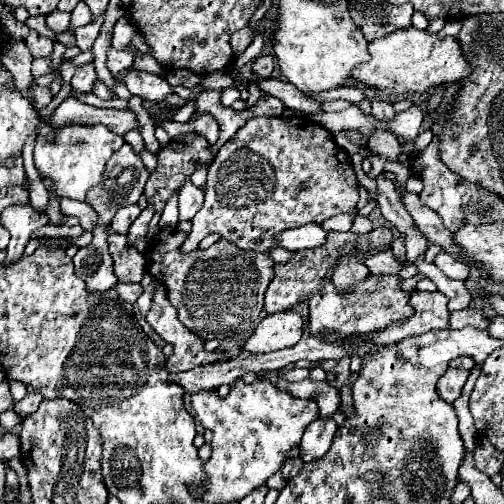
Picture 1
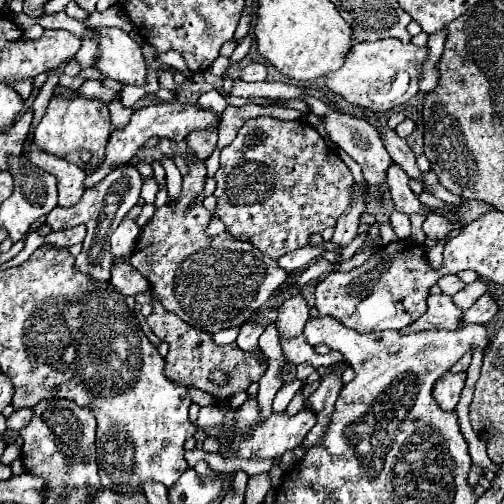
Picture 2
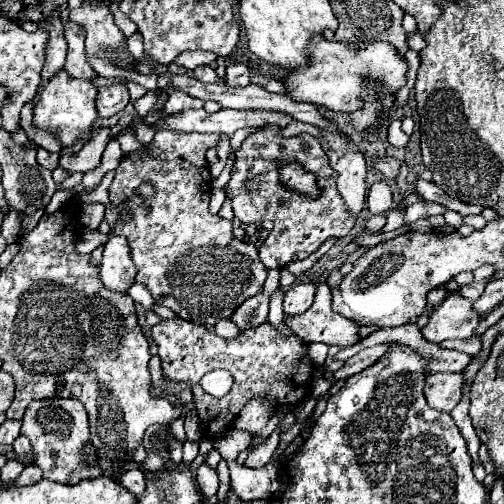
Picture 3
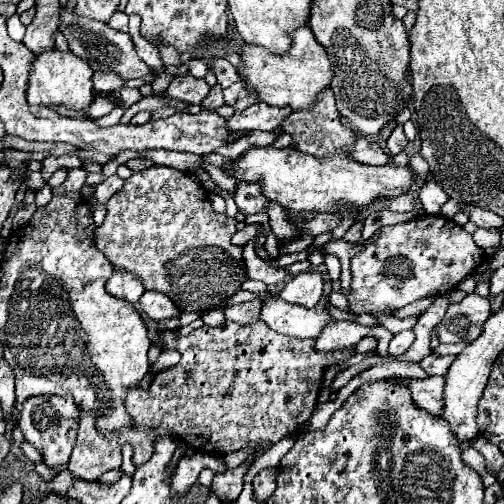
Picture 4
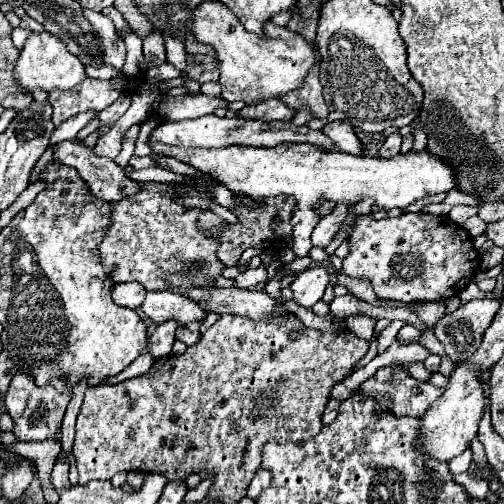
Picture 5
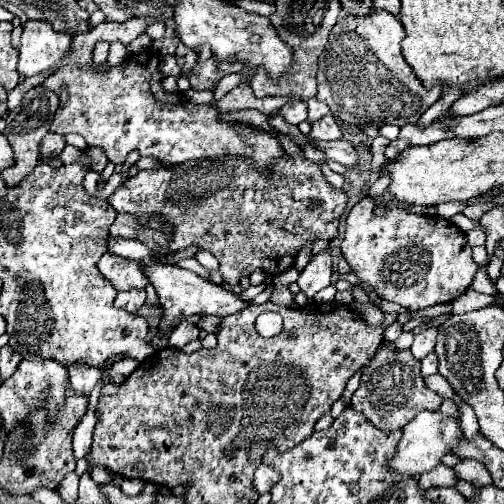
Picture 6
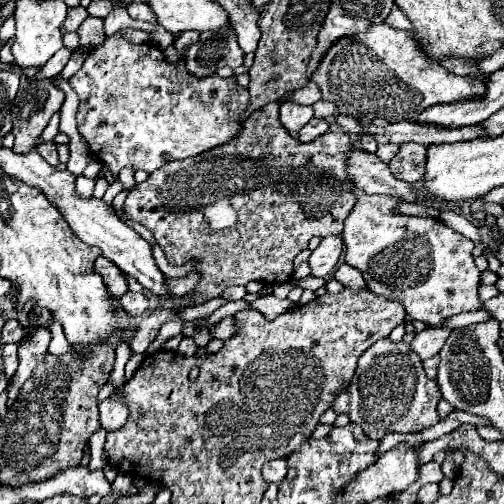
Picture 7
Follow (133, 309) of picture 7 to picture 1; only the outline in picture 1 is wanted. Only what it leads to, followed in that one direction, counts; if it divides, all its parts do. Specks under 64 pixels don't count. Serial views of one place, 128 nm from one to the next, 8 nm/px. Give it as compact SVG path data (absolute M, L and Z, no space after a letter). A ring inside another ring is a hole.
M126 204L126 206L118 208L116 216L112 218L112 228L114 228L116 232L120 232L120 234L126 234L128 228L130 228L130 224L138 218L140 212L142 212L142 210L140 210L138 204Z

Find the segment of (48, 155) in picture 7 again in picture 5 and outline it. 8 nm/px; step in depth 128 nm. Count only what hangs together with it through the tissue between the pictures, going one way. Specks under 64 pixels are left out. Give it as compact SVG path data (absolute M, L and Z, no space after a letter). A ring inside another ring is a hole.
M82 112L82 114L76 114L76 116L72 116L70 120L66 120L66 122L62 122L56 130L54 130L54 134L52 134L52 138L50 138L50 146L54 146L54 142L64 142L64 140L74 140L76 138L76 134L92 120L92 118L96 118L98 116L98 112Z

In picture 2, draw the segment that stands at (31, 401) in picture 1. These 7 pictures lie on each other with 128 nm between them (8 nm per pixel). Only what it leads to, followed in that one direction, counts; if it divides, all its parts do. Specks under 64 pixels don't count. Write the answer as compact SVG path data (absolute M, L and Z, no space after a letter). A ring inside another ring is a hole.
M20 408L6 420L6 424L10 430L22 430L32 420L32 414L34 414L32 408Z

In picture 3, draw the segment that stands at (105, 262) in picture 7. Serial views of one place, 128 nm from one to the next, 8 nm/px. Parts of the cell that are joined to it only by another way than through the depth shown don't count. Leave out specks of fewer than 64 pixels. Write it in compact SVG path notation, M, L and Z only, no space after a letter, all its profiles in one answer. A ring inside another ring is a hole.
M156 132L156 138L142 150L126 154L118 168L114 170L114 182L110 186L110 200L114 206L122 206L126 198L138 192L138 184L152 182L156 186L154 198L146 198L140 208L132 208L132 218L122 224L116 222L112 234L122 234L128 238L134 266L138 268L136 280L144 284L152 298L176 312L182 320L204 324L208 328L216 326L220 320L232 320L234 310L250 296L264 290L268 278L268 268L258 256L258 248L250 242L240 242L234 238L232 222L220 220L208 212L210 202L210 172L206 162L206 150L216 146L220 136L216 134L178 134L178 132Z

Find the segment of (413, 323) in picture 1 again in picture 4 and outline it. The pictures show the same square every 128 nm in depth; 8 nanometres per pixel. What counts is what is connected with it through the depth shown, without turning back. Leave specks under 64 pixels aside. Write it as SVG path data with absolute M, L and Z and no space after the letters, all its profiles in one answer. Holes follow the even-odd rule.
M476 292L466 294L462 302L448 306L442 322L438 324L438 340L442 344L476 340L490 314L488 298L482 298Z

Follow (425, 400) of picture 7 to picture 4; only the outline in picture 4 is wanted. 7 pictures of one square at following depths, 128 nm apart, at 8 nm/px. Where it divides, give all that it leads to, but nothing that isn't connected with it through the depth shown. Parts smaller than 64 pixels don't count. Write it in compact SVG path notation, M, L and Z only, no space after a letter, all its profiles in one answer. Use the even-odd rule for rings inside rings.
M428 376L424 380L402 380L412 390L416 404L432 414L444 410L444 376Z

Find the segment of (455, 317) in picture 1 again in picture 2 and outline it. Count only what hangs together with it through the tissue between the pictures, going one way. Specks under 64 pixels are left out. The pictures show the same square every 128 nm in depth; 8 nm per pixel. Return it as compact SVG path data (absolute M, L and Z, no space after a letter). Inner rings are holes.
M484 294L480 296L472 308L468 308L464 314L462 314L462 322L464 324L488 324L492 320L492 316L498 312L496 308L496 300L492 294Z

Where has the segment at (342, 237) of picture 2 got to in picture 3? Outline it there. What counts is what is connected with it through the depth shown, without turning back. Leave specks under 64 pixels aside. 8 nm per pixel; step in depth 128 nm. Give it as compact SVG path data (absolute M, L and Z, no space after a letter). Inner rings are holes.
M332 124L332 132L322 132L320 140L324 152L328 152L332 168L336 168L338 176L338 192L344 198L346 210L352 218L358 218L366 204L366 160L364 156L346 144L344 138L340 138L336 126Z

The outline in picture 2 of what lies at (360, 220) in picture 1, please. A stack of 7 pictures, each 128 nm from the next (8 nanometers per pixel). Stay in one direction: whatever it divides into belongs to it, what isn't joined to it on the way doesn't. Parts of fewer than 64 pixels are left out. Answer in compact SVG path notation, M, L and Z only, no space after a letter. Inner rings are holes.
M358 234L354 240L344 249L342 252L342 259L348 260L352 258L362 246L364 246L364 242L366 242L366 238L368 238L368 234Z

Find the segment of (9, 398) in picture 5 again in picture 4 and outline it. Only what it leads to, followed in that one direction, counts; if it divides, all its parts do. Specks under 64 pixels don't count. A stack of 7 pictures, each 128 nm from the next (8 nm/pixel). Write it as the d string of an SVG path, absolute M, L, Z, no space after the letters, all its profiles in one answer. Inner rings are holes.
M32 396L22 406L20 430L24 432L26 442L30 442L42 454L42 462L48 468L60 468L62 464L68 464L72 448L76 444L78 424L80 424L80 410L76 408L76 404L70 396L68 398L62 398L62 396Z

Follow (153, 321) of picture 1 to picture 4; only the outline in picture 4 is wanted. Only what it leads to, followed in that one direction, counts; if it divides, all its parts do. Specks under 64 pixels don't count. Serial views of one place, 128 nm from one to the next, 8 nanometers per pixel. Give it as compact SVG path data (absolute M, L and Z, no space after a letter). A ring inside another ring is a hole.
M226 320L218 328L202 326L186 336L178 336L178 330L164 330L160 332L160 346L162 350L178 350L182 354L182 360L176 366L158 372L150 384L150 390L139 387L130 389L126 408L130 416L134 416L136 420L136 428L132 428L132 432L112 434L104 438L94 426L96 416L86 414L86 412L80 414L78 438L76 438L76 446L72 450L68 468L82 480L96 480L104 472L120 468L124 444L130 444L134 448L132 462L136 466L148 462L148 456L152 456L152 440L156 440L156 434L164 436L164 432L172 432L172 436L196 448L198 452L220 454L220 456L240 450L248 444L252 444L256 450L266 444L276 444L280 438L294 434L296 430L300 432L308 424L308 418L316 406L324 370L330 364L344 362L352 356L352 348L330 352L330 354L316 352L312 338L300 340L294 336L284 336L272 330L262 320L252 326L238 326Z

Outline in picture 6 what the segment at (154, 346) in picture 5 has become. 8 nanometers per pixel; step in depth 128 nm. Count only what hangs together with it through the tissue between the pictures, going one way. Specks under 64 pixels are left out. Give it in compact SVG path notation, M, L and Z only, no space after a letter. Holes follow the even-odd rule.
M108 238L108 250L112 254L118 254L118 256L124 256L124 258L130 258L130 260L138 260L138 262L144 264L144 270L148 272L148 280L156 288L156 294L158 294L158 300L160 300L160 306L162 306L162 320L160 320L160 326L158 326L160 338L168 336L188 316L214 314L214 316L224 318L224 316L236 314L236 312L244 310L246 306L250 306L248 300L238 298L238 294L234 294L232 290L226 290L224 286L218 286L210 280L204 280L190 270L184 270L184 268L178 268L178 266L168 266L168 264L156 264L156 260L152 260L152 252L148 252L148 248L144 248L144 244L140 244L136 240Z

